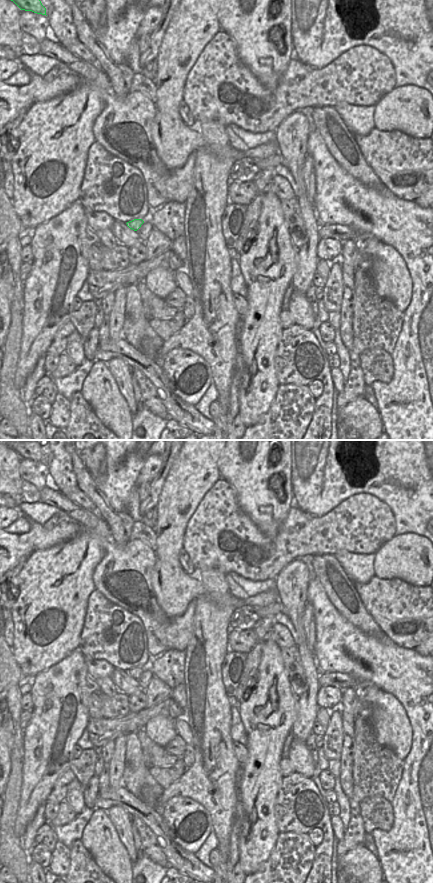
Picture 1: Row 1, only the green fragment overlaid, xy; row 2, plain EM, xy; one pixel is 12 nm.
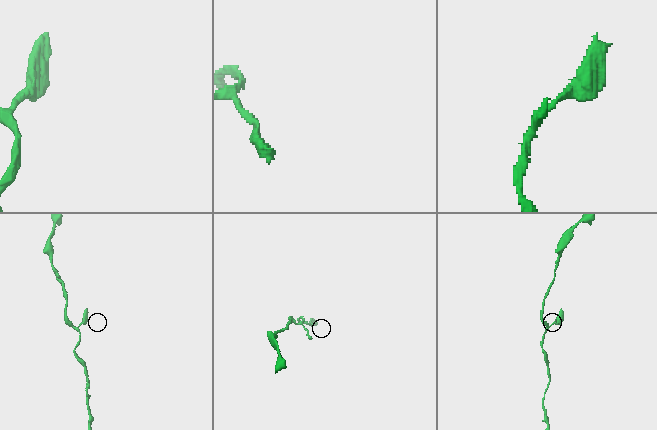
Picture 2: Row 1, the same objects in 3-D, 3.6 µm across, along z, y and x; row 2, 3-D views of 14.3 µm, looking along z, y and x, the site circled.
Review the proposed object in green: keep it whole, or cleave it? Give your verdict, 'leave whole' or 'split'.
leave whole

